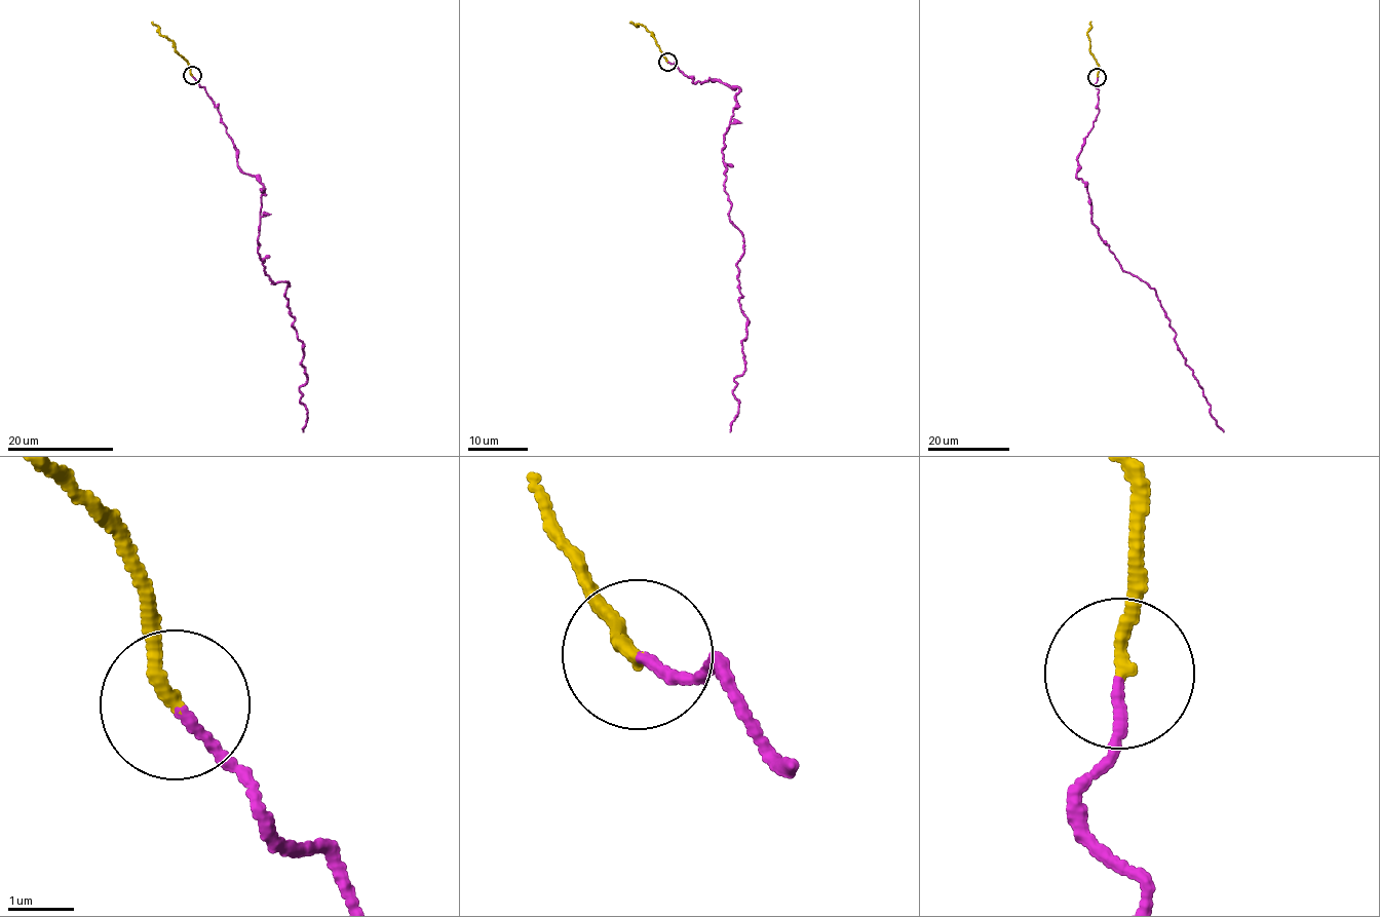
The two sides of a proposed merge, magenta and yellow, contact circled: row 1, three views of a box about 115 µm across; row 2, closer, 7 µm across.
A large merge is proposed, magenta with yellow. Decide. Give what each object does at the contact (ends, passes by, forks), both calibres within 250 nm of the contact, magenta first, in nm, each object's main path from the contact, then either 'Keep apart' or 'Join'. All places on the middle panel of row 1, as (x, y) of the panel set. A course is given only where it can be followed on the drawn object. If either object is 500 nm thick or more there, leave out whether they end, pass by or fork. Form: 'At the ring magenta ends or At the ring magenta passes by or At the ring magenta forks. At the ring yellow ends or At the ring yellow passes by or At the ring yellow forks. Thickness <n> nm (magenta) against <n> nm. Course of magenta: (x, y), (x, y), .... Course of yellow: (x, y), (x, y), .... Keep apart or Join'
At the ring magenta ends. At the ring yellow ends. Thickness 130 nm (magenta) against 190 nm. Course of magenta: (668, 62), (693, 83), (738, 88), (721, 152), (728, 216), (742, 238), (738, 287), (748, 320), (729, 432). Course of yellow: (668, 62), (654, 34), (629, 21). Keep apart

